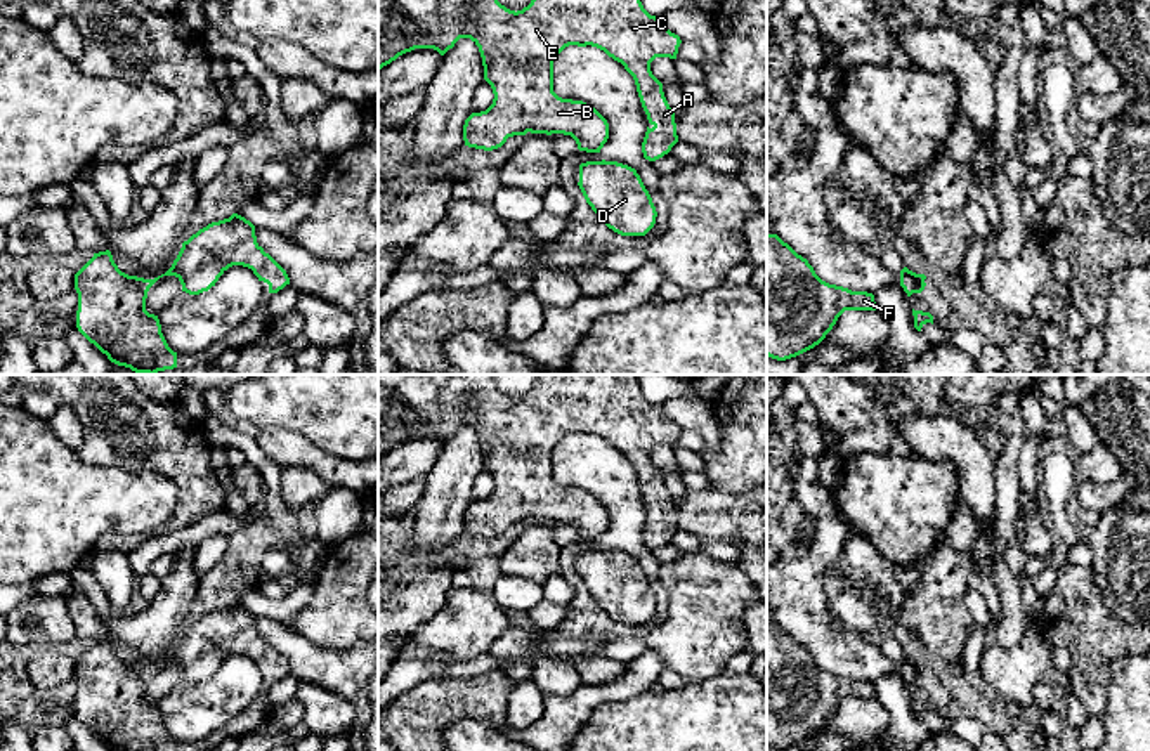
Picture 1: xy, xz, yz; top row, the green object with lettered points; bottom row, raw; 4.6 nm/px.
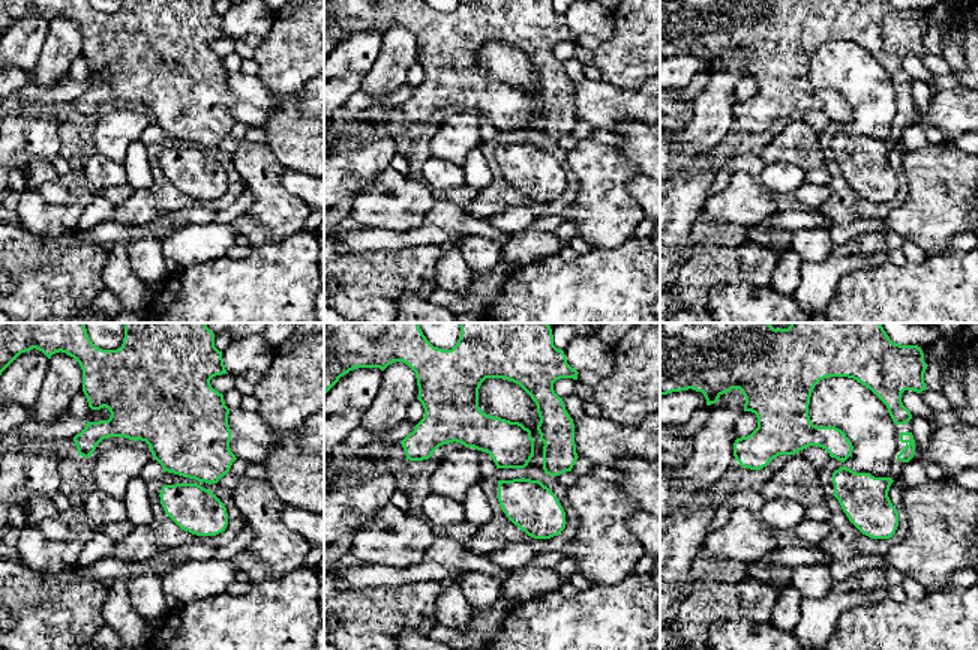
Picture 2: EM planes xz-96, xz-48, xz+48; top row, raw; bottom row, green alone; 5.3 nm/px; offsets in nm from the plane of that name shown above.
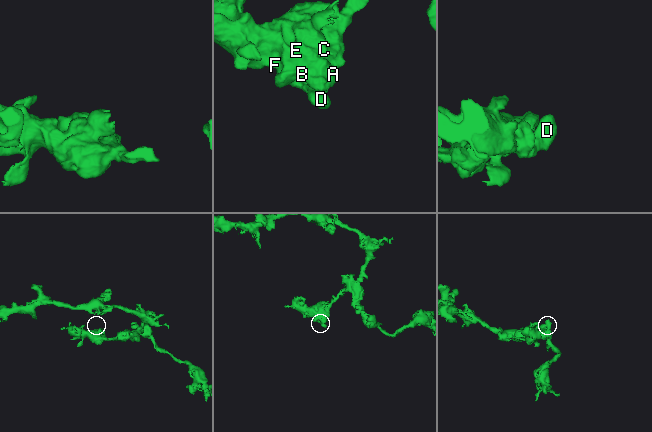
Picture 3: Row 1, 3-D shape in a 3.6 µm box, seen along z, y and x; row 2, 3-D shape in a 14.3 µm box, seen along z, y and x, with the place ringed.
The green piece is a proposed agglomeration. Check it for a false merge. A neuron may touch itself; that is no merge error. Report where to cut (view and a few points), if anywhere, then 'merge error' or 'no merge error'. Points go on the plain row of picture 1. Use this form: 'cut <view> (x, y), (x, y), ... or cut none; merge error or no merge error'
cut none; no merge error

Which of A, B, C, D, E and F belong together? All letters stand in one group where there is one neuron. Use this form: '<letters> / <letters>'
A B C D E F

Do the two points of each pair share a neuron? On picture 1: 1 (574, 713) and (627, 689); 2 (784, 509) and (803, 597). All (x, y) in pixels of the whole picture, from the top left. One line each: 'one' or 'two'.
1: one
2: two

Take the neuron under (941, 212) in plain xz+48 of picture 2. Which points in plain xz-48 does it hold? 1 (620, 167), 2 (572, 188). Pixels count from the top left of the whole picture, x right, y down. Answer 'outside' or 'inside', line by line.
1: inside
2: outside

